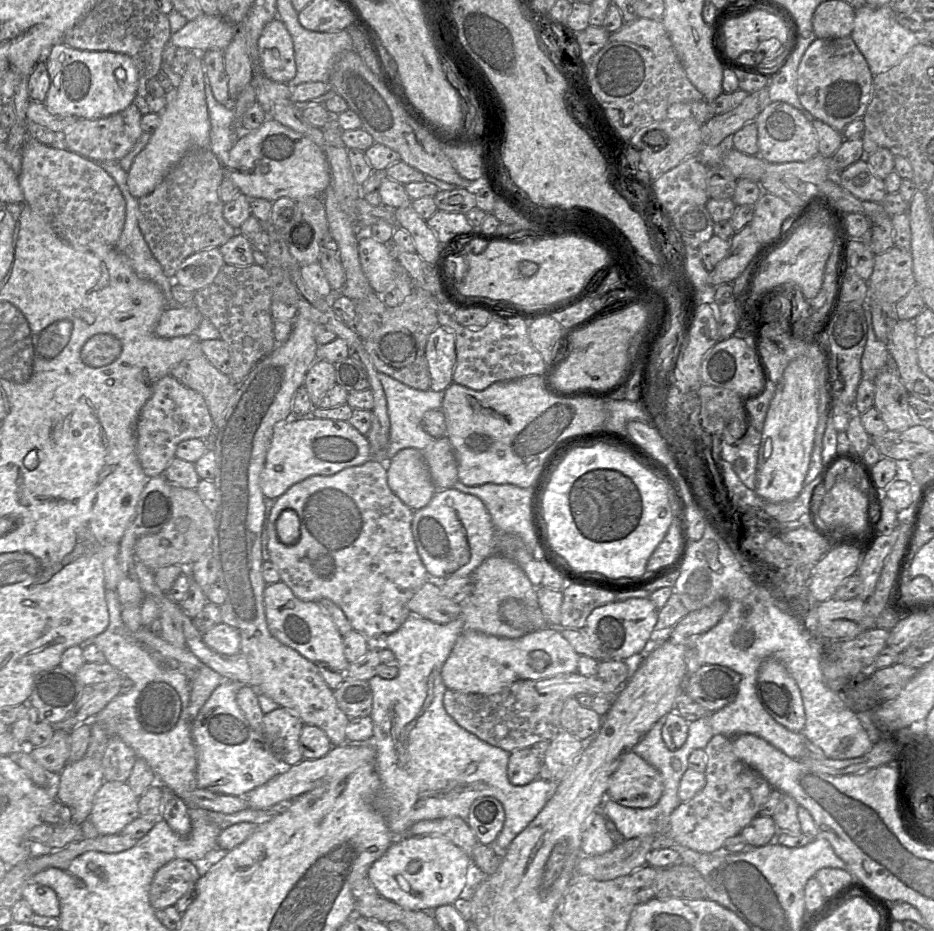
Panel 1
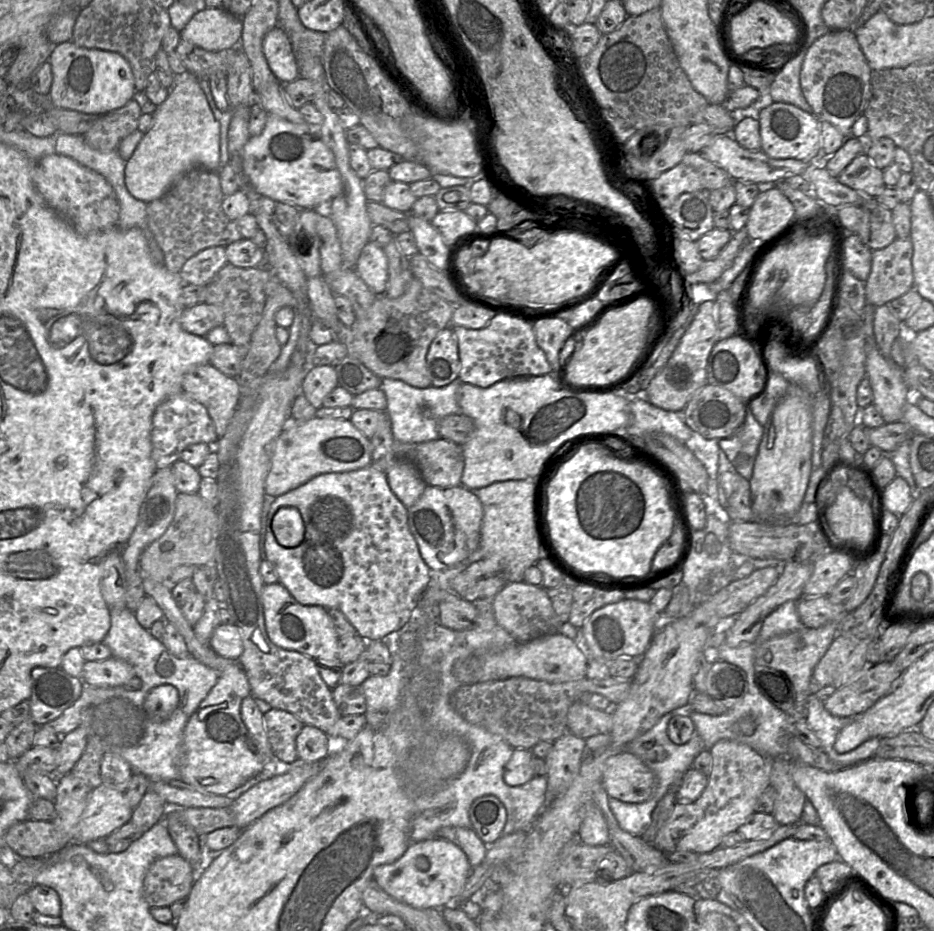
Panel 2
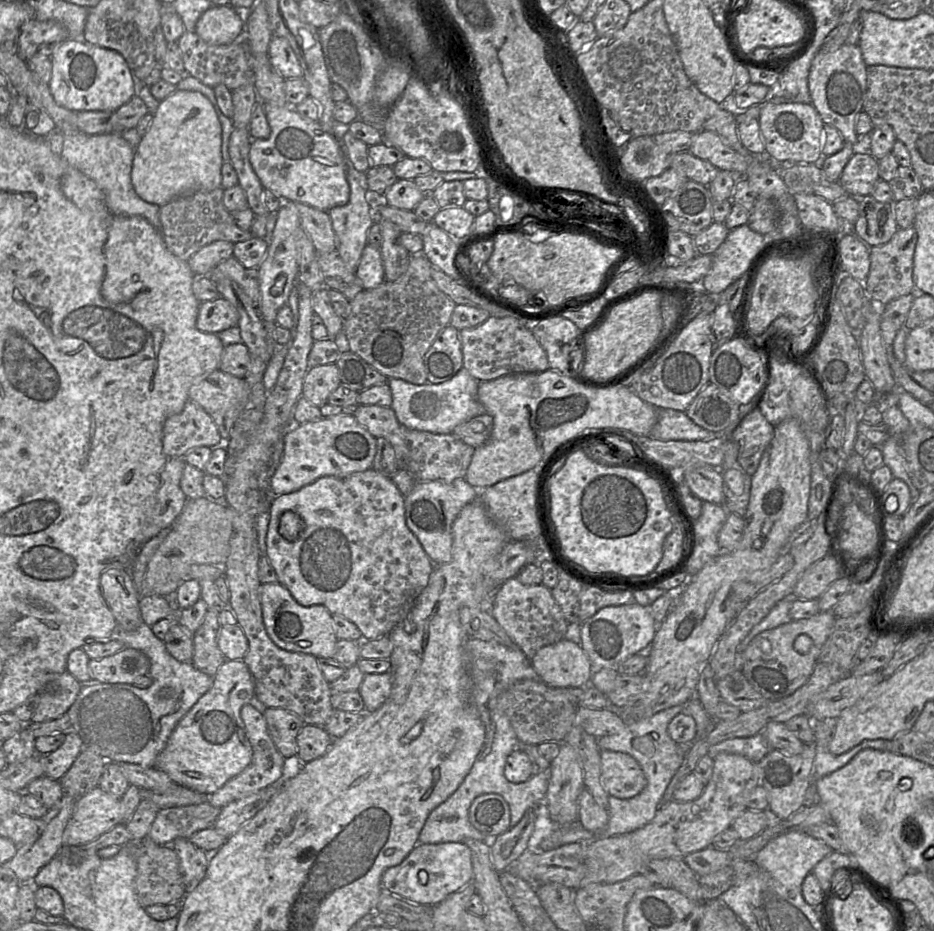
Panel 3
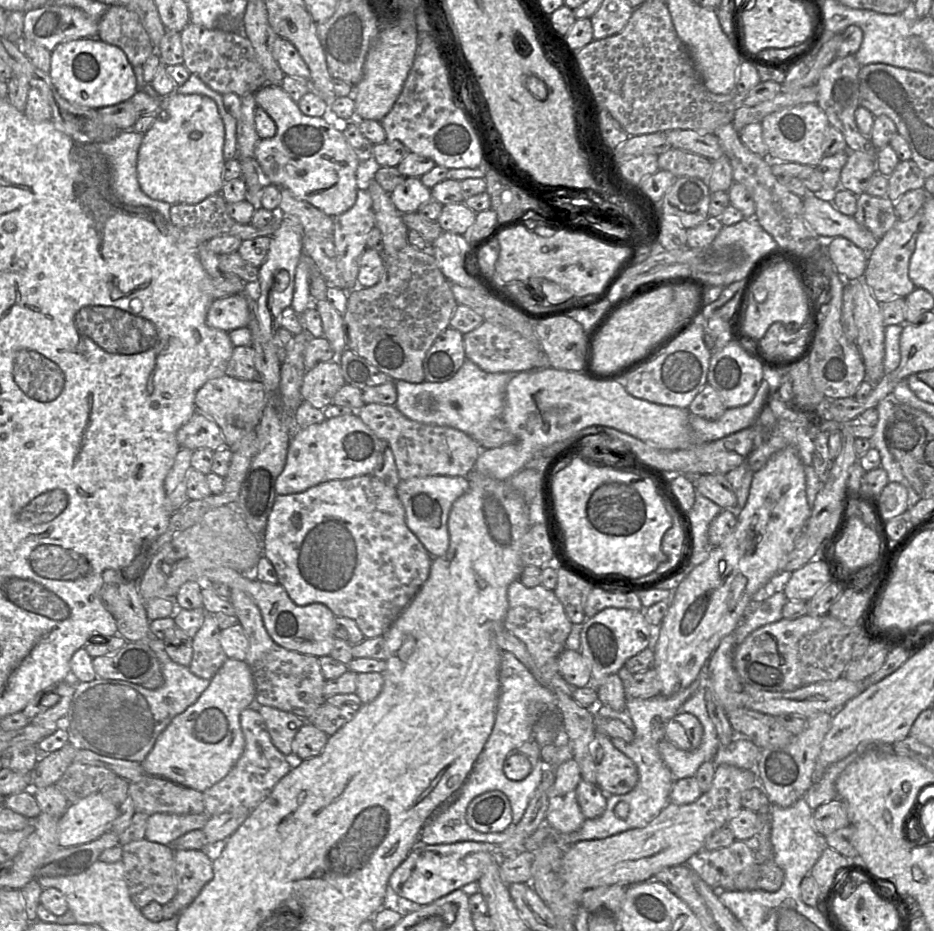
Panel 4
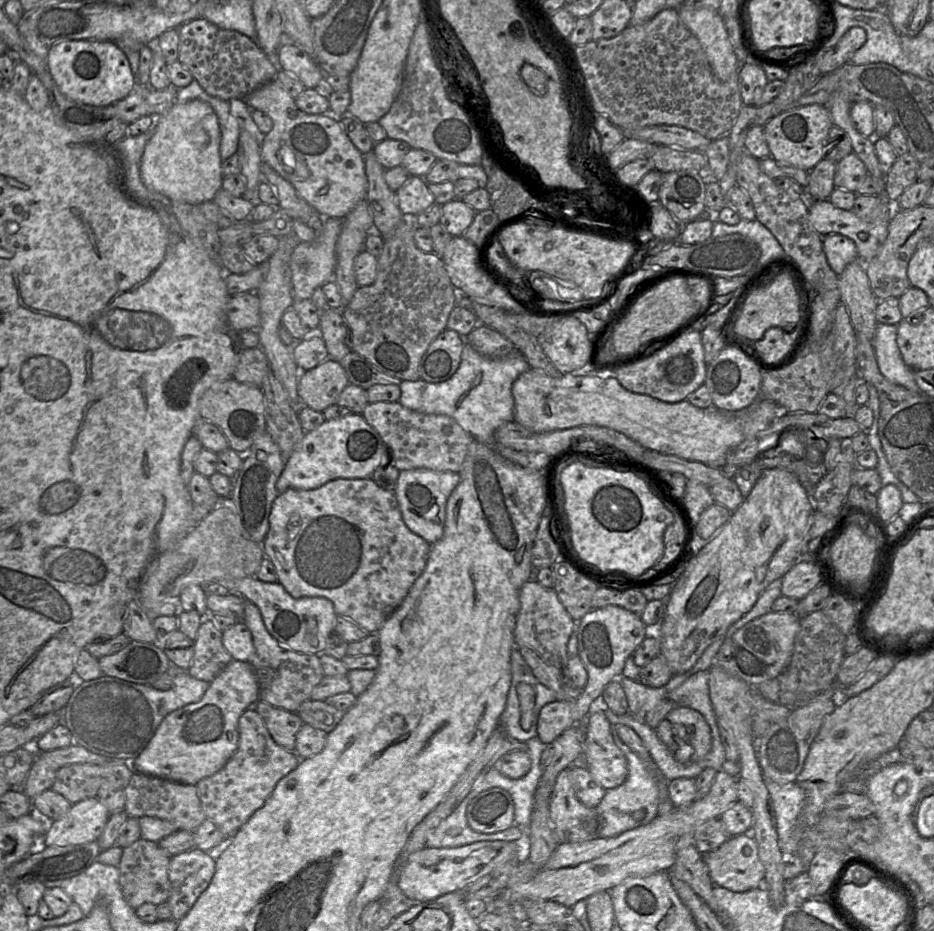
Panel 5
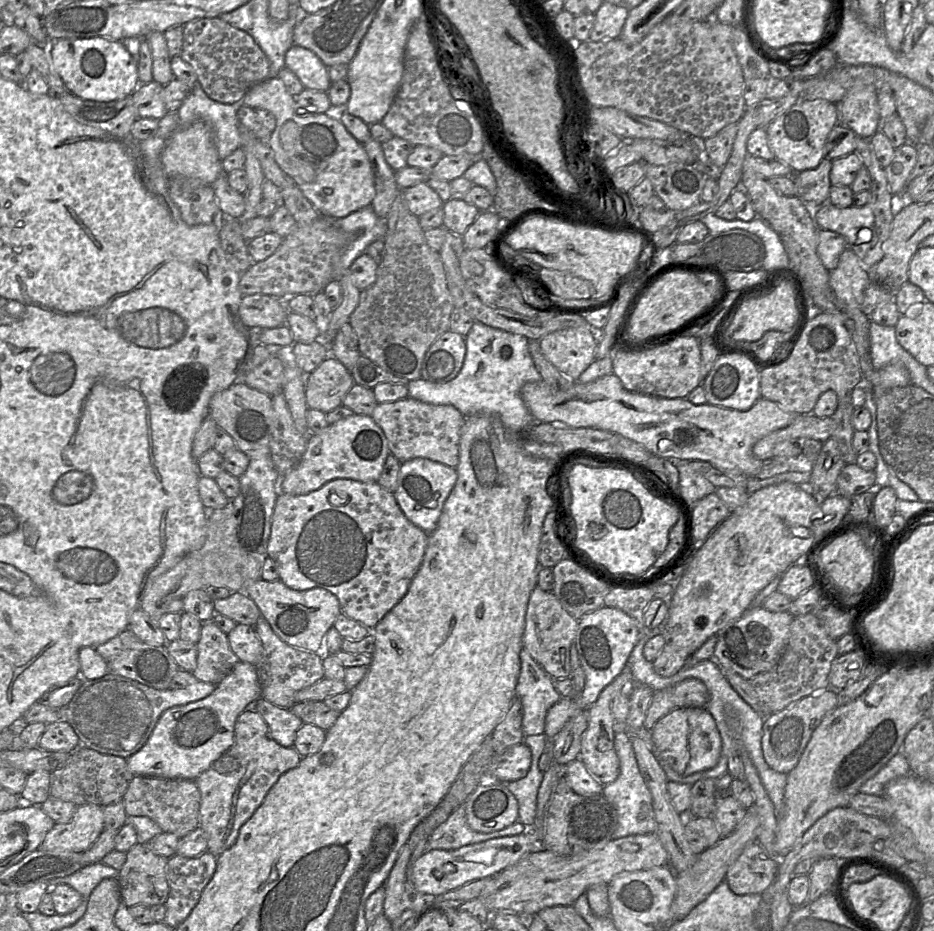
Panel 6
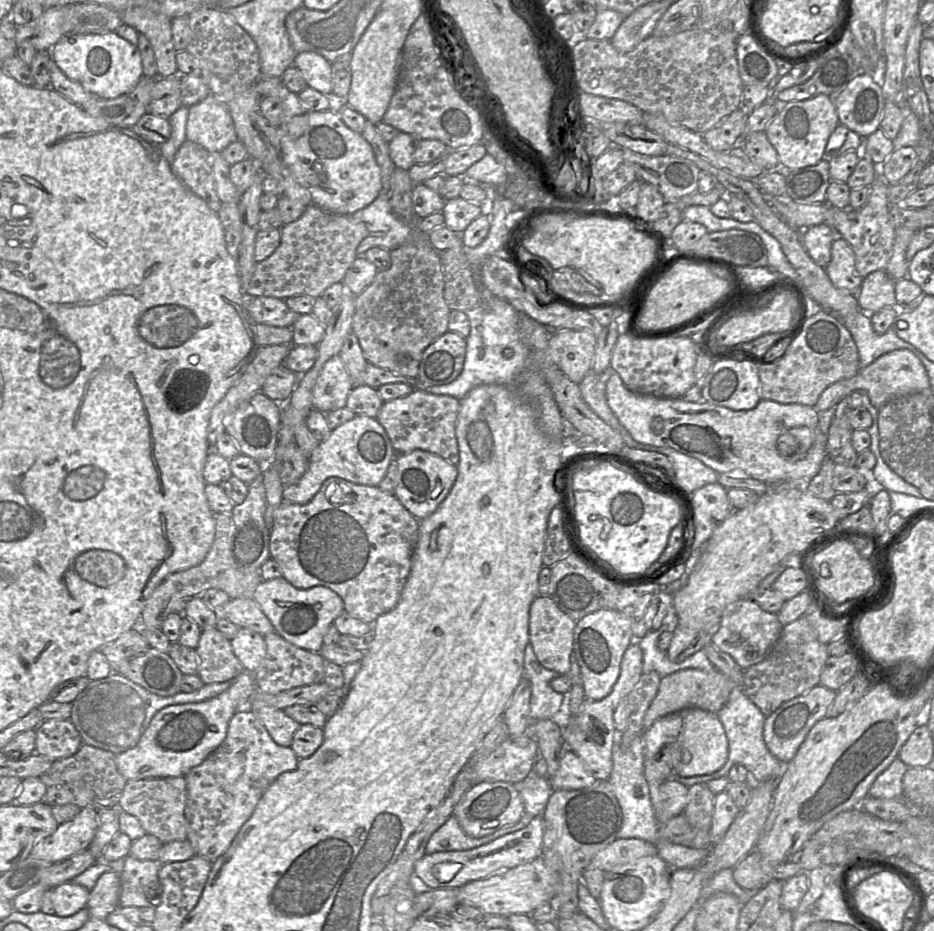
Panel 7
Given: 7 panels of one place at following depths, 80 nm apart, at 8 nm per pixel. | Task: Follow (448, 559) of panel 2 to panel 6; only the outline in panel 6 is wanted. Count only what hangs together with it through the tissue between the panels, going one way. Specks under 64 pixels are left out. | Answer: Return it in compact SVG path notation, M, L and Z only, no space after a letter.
M414 458L400 463L394 495L408 520L426 533L431 533L438 525L444 503L454 488L457 478L456 468L425 458Z

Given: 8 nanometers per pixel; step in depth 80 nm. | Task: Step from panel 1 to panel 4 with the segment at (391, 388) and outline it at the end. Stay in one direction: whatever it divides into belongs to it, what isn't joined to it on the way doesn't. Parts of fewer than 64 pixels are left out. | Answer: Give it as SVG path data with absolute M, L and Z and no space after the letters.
M465 359L456 374L445 382L409 383L396 380L395 407L408 419L429 425L447 426L474 435L494 418L501 418L505 408L505 391L516 373L488 373Z

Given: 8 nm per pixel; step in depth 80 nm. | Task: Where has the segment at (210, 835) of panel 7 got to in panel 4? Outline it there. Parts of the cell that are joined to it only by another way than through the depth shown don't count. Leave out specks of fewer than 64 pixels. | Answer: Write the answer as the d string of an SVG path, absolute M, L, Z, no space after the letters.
M250 707L244 709L240 714L240 725L245 739L241 757L222 780L203 792L205 812L210 817L239 808L252 811L292 769L285 755L273 745L264 719L258 711Z

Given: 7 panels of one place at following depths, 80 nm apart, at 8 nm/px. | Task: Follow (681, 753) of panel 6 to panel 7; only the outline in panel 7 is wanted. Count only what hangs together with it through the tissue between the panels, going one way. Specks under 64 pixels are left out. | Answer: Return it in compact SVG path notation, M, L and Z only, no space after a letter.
M687 708L657 719L642 734L644 755L652 759L664 779L712 774L728 758L728 739L717 716L700 708Z

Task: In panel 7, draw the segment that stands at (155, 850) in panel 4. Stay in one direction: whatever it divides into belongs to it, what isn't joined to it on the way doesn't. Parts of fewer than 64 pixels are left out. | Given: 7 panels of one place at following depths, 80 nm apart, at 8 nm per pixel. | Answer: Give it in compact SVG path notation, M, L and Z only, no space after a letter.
M126 856L123 871L119 874L119 906L157 907L162 897L159 879L162 865L157 860L139 860Z

